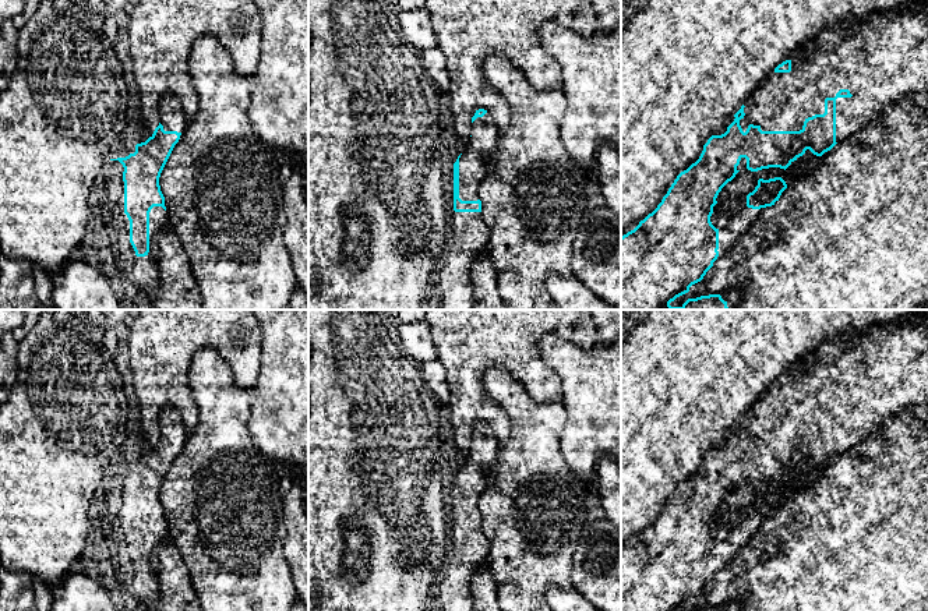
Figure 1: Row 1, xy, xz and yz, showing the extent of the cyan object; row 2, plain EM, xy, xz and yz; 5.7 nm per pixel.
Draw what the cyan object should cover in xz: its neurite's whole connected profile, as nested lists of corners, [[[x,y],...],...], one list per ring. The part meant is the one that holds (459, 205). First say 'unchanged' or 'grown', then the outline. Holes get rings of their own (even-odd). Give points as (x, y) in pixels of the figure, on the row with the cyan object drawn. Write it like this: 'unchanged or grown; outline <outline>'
grown; outline [[[484,109],[476,110],[466,151],[454,163],[455,212],[481,212],[479,187],[493,167],[498,137],[493,116]]]

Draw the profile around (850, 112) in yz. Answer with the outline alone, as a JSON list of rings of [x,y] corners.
[[[853,95],[836,99],[836,142],[844,141],[867,127],[867,99]]]

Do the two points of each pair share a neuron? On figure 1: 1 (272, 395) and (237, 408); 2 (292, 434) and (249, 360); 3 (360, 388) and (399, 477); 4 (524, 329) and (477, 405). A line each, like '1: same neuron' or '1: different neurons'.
1: different neurons
2: different neurons
3: same neuron
4: same neuron

